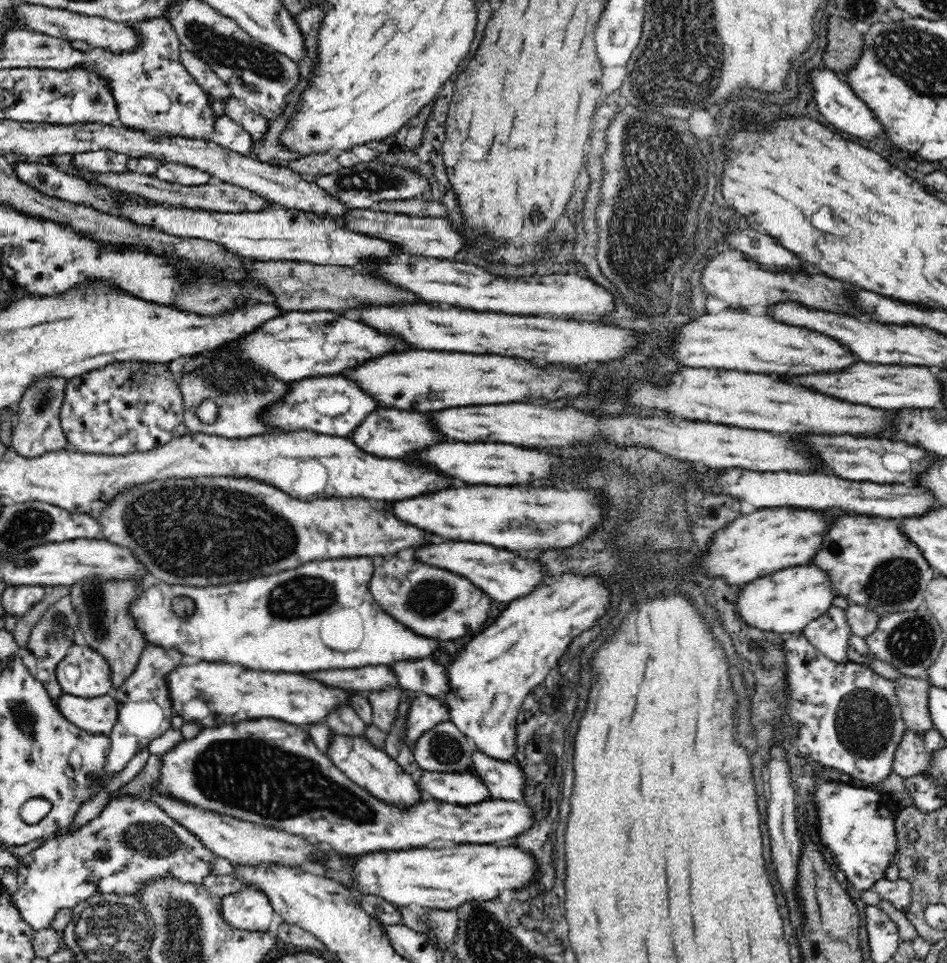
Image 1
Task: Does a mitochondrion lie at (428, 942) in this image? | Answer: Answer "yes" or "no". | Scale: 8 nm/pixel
no

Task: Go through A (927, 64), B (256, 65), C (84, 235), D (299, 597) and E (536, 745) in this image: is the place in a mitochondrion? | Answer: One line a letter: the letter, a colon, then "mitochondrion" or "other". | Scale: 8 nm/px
A: mitochondrion
B: mitochondrion
C: other
D: mitochondrion
E: other

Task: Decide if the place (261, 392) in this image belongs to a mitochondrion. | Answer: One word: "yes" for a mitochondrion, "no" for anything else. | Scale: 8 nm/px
yes

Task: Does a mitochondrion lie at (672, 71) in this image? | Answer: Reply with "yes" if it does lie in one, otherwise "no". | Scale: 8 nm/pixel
yes

